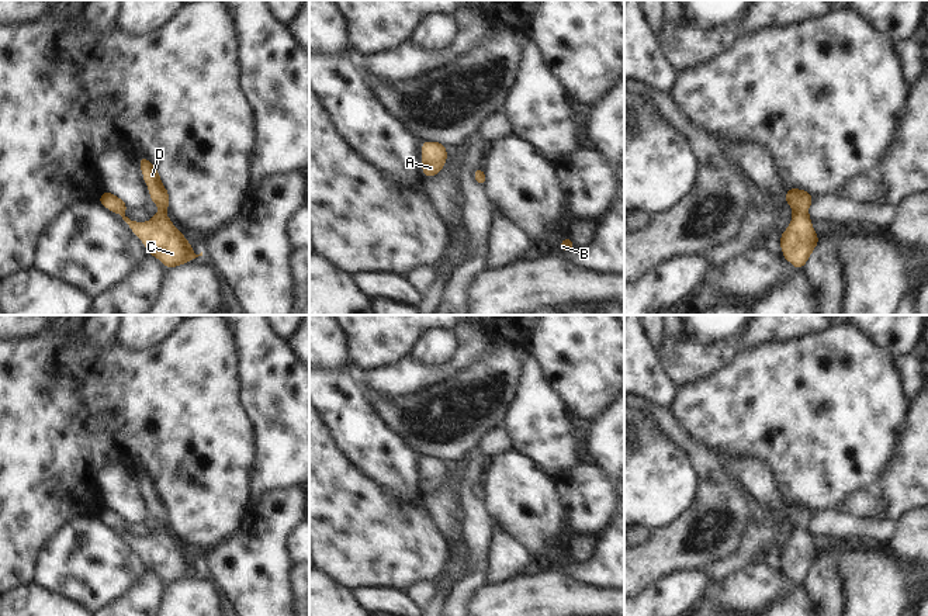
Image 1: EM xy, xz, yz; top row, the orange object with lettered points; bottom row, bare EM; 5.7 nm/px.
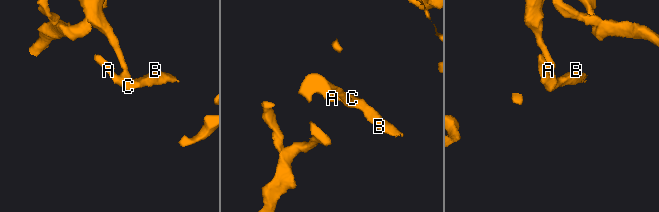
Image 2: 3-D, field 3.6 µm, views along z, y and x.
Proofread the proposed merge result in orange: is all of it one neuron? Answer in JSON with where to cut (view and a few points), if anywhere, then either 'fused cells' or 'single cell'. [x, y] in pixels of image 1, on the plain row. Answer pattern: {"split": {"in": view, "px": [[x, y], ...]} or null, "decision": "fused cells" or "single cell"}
{"split": null, "decision": "single cell"}

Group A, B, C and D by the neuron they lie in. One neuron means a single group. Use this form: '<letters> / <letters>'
A B C D

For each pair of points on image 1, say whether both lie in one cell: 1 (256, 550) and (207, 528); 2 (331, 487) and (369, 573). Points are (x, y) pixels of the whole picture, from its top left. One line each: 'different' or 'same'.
1: different
2: same

